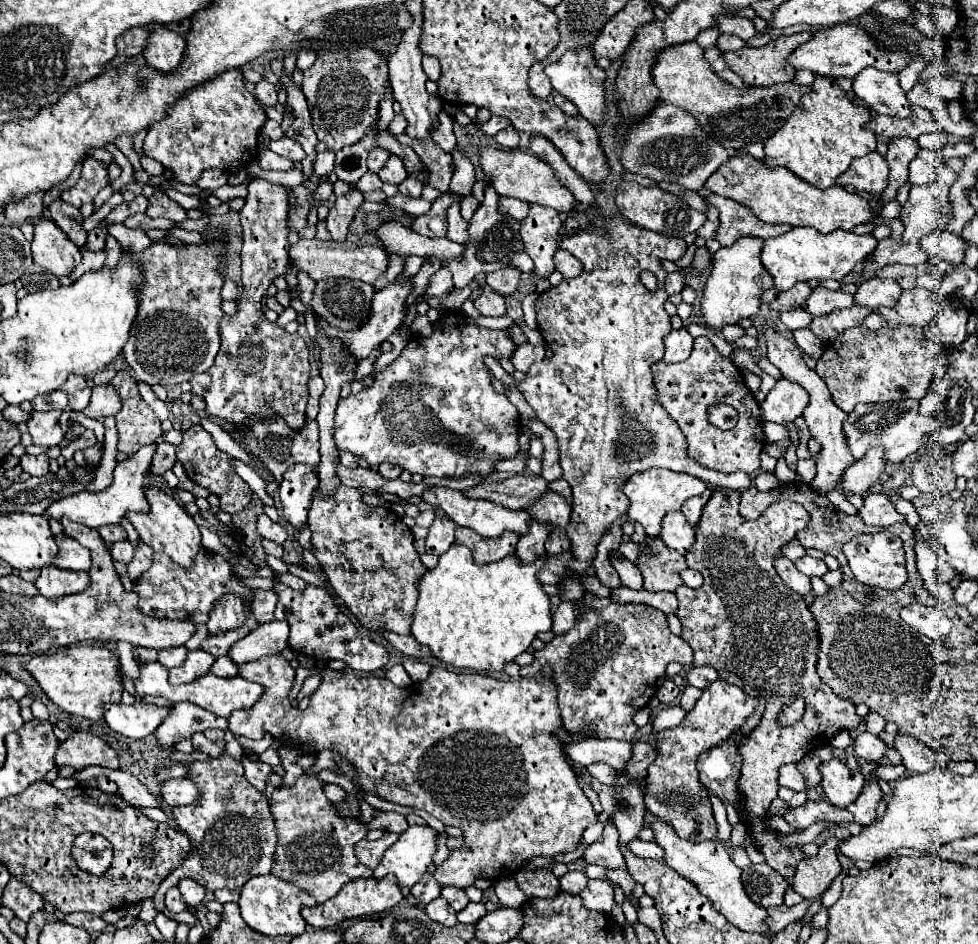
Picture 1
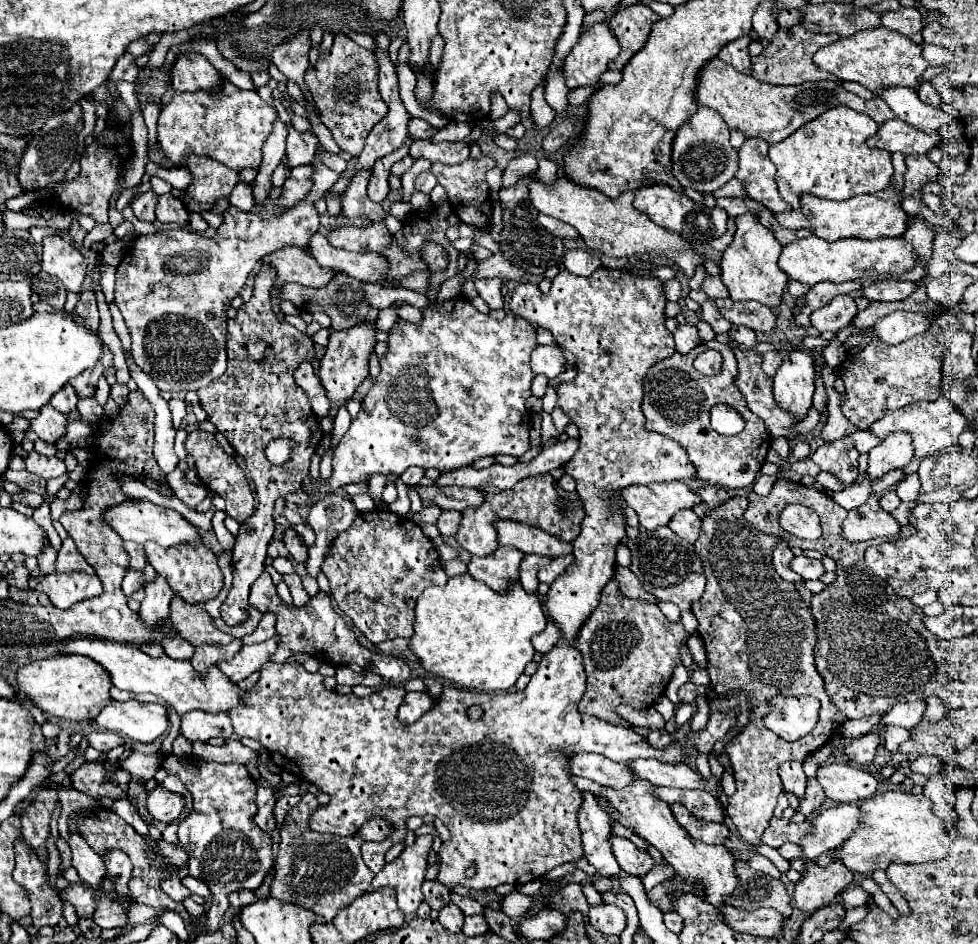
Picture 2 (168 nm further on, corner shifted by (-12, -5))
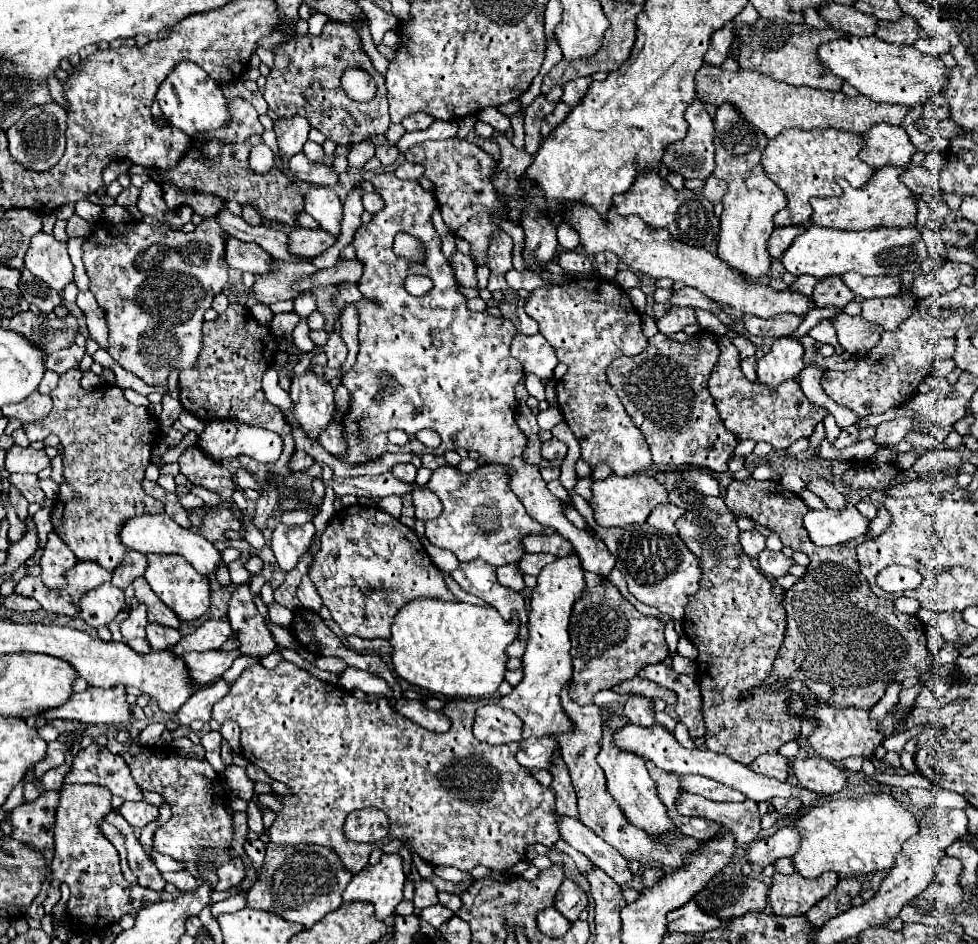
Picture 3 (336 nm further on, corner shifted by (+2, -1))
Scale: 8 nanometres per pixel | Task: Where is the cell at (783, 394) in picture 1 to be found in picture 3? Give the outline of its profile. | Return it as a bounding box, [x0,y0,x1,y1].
[758,336,804,386]

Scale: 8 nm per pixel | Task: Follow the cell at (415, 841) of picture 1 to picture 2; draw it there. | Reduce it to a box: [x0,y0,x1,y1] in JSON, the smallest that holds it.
[370,834,434,914]

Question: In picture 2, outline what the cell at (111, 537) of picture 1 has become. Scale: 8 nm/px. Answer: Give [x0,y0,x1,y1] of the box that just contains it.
[124,542,146,570]

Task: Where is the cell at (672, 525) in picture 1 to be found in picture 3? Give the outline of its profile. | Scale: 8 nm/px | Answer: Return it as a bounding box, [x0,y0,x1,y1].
[648,504,684,534]

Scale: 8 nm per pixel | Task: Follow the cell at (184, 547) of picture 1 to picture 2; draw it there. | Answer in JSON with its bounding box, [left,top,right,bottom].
[144,542,224,604]

